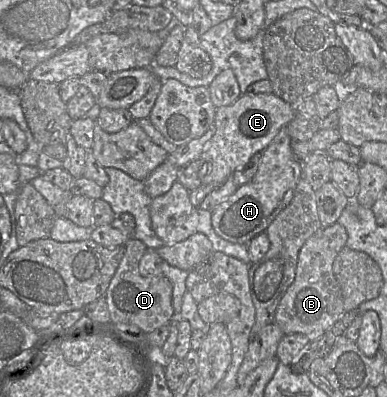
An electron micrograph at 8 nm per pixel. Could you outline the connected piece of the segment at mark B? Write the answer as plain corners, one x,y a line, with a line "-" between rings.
338,222
326,228
319,229
301,247
295,270
293,283
288,287
279,301
275,311
275,323
285,334
299,333
305,335
310,342
325,334
345,312
340,287
333,273
333,262
339,251
346,246
347,231

